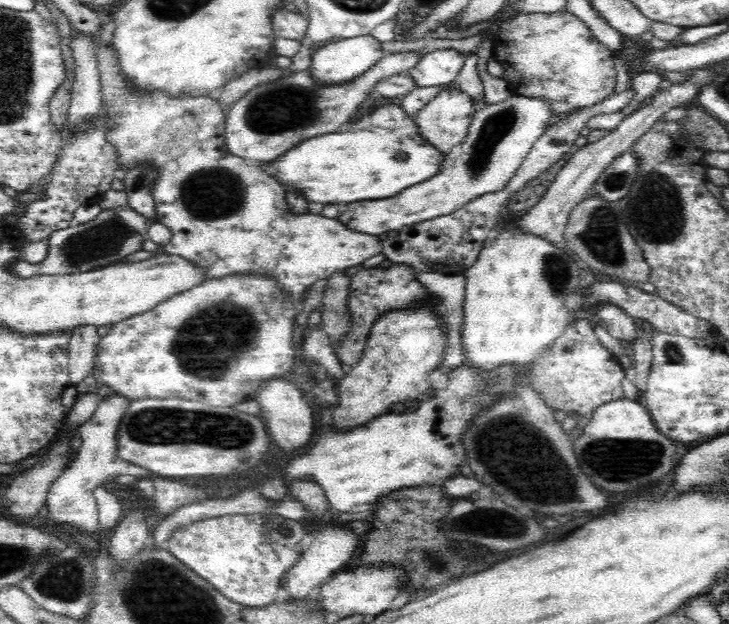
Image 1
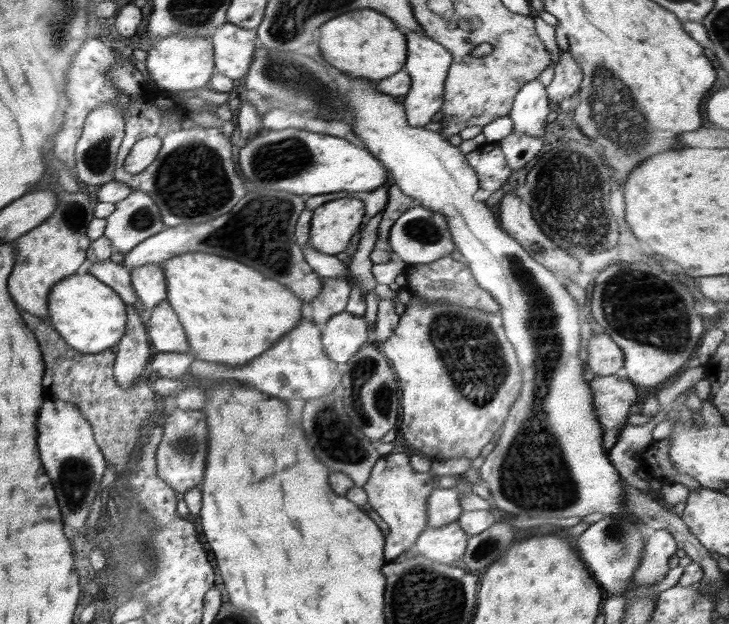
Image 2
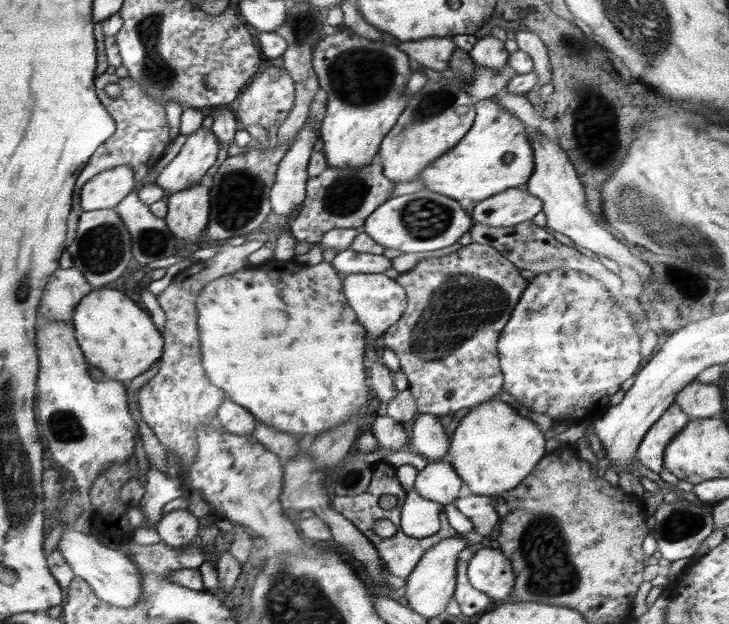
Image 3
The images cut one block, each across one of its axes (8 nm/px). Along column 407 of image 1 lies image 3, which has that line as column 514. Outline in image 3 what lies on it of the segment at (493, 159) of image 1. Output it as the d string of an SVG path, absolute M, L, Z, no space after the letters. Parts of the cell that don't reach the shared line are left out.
M518 187L479 201L473 209L472 218L474 223L494 228L510 227L532 220L538 212L542 212L542 201Z

